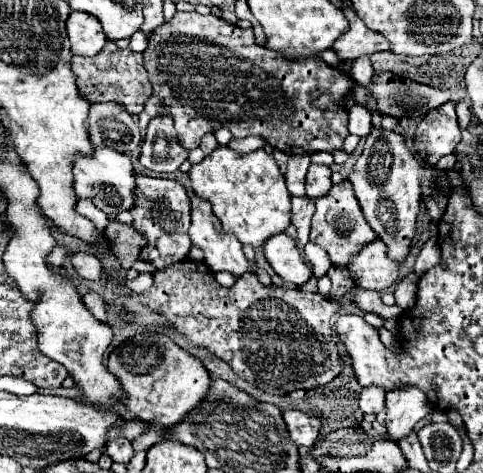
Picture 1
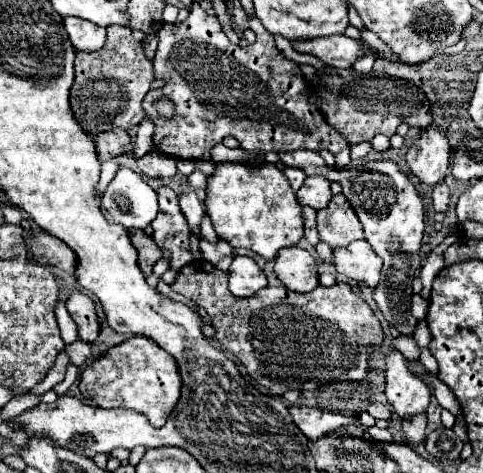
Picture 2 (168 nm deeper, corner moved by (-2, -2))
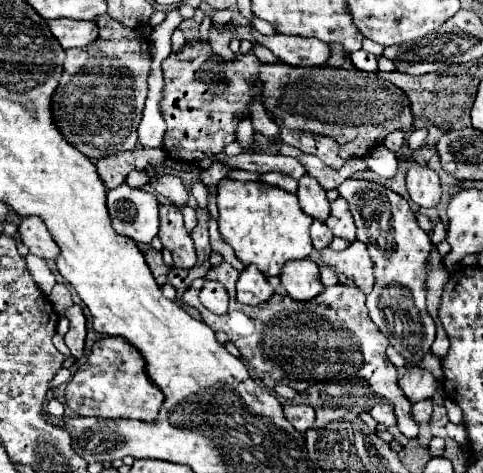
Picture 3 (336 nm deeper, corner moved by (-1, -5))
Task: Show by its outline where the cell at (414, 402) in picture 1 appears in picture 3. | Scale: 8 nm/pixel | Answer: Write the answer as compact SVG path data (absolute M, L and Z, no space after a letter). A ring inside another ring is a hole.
M346 180L338 186L340 196L350 202L350 210L358 228L356 240L364 242L374 262L374 290L368 294L368 310L372 322L390 340L390 346L406 358L406 372L400 380L400 388L408 400L420 402L432 398L442 390L442 384L420 366L420 360L430 352L436 336L436 326L426 310L426 276L428 258L434 248L428 234L418 226L410 204L396 192L376 182Z

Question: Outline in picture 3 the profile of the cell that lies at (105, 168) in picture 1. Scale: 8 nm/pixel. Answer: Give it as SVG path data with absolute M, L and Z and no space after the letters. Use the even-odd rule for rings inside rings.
M122 184L114 190L108 190L108 210L110 210L110 218L112 218L112 226L114 226L116 234L128 236L134 242L150 244L152 238L160 230L158 200L154 194L150 194L146 190L134 190L134 188L128 188L126 184Z

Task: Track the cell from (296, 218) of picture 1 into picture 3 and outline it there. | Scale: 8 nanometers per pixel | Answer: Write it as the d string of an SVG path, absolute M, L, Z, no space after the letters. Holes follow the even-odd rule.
M314 222L310 228L310 236L312 236L312 244L316 250L324 250L334 238L332 232L328 232L328 226L324 222Z

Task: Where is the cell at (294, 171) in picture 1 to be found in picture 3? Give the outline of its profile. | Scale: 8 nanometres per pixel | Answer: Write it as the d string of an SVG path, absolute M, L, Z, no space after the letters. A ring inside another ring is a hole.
M266 172L266 174L260 174L260 182L268 184L268 186L278 186L286 192L296 192L296 186L298 182L294 178L290 178L288 174L284 172Z

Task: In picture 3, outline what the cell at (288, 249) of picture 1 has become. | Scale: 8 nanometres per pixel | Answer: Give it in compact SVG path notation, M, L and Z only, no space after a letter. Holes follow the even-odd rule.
M310 258L292 260L292 262L284 264L280 280L282 280L282 286L286 288L286 292L300 302L312 300L314 296L318 296L324 290L322 282L320 282L318 266Z

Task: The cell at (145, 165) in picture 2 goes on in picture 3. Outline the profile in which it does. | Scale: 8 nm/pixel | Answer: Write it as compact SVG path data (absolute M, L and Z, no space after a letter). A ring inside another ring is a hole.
M134 170L134 172L128 174L126 184L128 184L130 188L144 188L144 186L148 184L148 176L146 176L144 170Z

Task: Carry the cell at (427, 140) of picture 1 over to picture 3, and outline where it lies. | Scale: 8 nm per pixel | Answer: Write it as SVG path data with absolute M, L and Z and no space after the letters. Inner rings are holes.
M410 164L406 186L410 192L410 198L420 208L434 208L440 202L440 178L438 174L428 166Z

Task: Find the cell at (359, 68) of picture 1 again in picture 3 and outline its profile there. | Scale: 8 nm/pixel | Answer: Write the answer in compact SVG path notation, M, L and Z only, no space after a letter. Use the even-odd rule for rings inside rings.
M358 50L358 52L352 52L350 58L352 58L352 64L354 64L358 70L378 72L378 58L376 58L374 54L368 54L366 50Z

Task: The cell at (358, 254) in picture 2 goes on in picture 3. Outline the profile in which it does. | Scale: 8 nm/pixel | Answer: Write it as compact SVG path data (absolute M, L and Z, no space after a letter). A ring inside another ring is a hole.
M354 240L342 252L334 252L330 248L324 248L320 252L320 260L324 264L328 264L330 268L334 268L336 272L340 272L346 278L350 278L364 294L372 292L372 286L374 286L374 266L372 266L372 260L368 256L368 250L358 240Z

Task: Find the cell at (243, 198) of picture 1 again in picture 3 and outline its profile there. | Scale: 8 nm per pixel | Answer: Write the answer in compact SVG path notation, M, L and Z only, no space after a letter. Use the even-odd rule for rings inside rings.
M224 178L218 184L218 210L222 240L234 248L244 266L254 264L264 276L278 276L288 260L308 258L314 252L310 240L312 218L302 212L296 194L260 182L232 182Z

